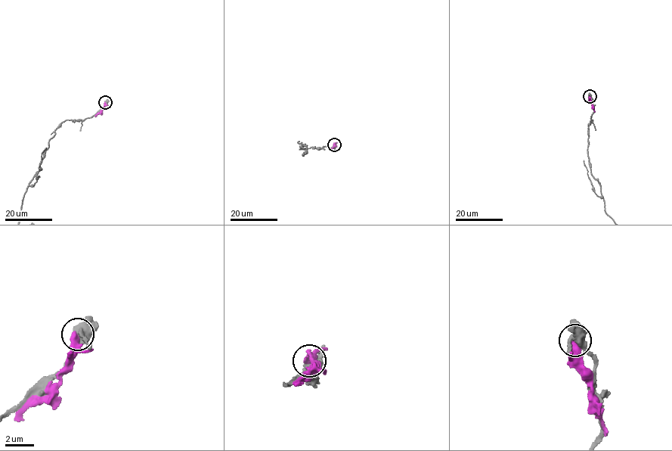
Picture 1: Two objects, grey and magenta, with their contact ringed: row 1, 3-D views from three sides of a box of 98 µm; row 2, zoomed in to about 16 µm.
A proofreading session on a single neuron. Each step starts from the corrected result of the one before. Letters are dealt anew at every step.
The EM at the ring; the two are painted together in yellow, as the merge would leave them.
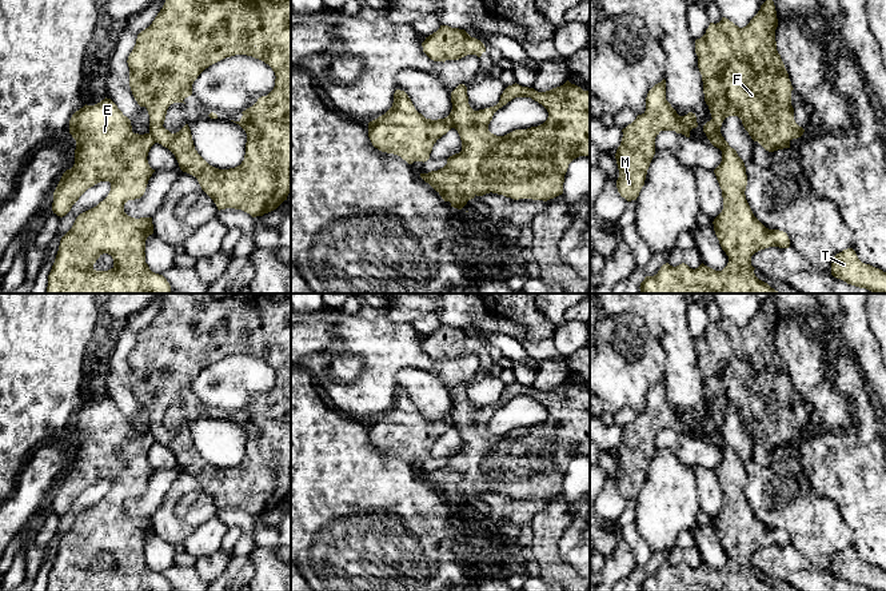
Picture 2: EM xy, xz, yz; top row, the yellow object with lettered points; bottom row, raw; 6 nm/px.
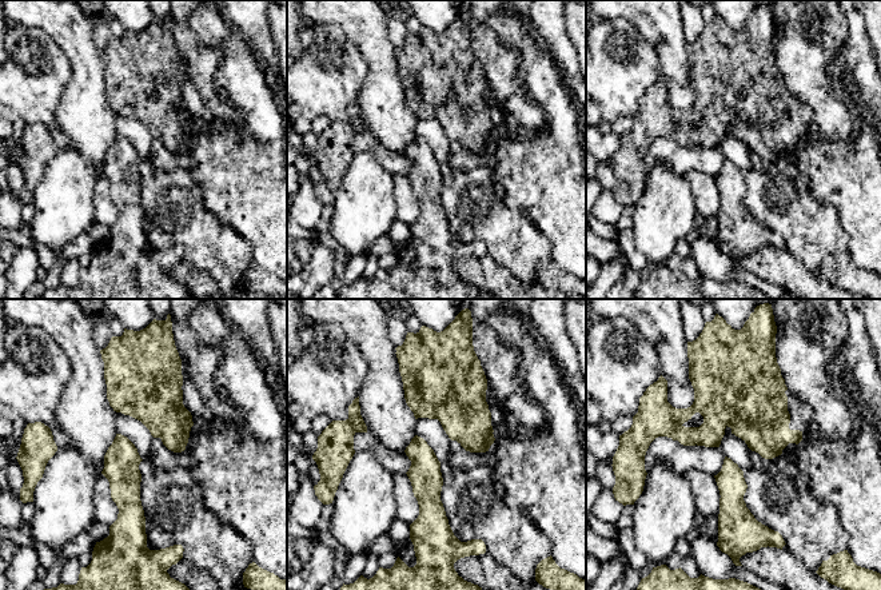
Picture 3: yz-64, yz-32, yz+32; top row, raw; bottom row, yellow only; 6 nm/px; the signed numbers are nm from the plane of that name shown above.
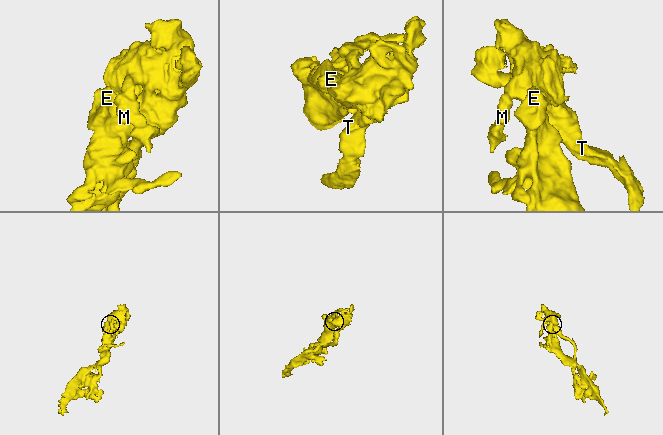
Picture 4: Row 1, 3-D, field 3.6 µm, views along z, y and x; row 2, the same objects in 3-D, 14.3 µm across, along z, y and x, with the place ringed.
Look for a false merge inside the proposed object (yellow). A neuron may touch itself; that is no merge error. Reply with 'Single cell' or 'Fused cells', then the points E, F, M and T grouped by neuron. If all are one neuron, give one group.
Fused cells. Groups: E / F M T

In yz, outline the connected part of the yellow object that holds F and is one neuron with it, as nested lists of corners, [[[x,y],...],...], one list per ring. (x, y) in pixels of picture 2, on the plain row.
[[[769,298],[746,326],[739,327],[722,316],[717,323],[710,322],[706,332],[695,339],[705,400],[713,416],[703,424],[709,439],[721,432],[722,422],[729,415],[738,415],[751,438],[769,451],[790,447],[790,440],[803,434],[805,428],[794,419],[794,387],[777,350],[777,326],[775,304],[773,298]]]

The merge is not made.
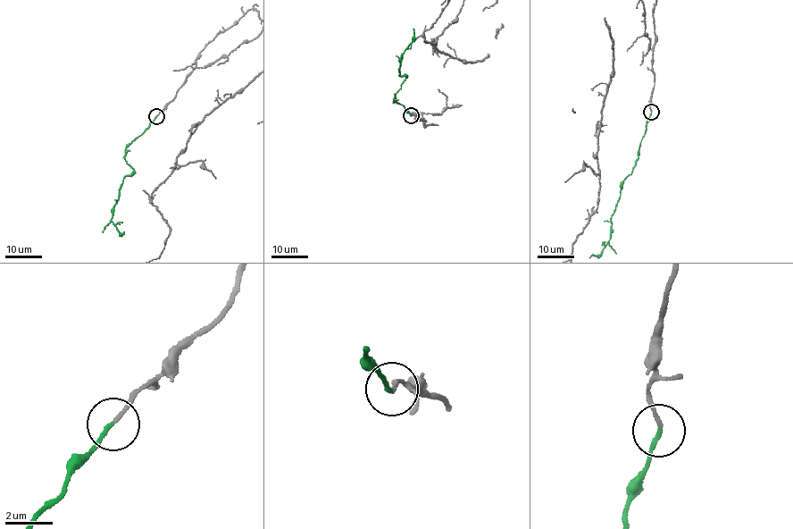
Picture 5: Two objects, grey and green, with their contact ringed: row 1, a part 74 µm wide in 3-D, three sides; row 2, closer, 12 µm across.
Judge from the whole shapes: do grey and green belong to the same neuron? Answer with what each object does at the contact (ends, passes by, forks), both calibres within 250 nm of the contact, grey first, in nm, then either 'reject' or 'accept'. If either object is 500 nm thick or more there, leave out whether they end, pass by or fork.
grey ends there; green ends there; 150 nm thick on the grey side, 180 nm on the other; accept

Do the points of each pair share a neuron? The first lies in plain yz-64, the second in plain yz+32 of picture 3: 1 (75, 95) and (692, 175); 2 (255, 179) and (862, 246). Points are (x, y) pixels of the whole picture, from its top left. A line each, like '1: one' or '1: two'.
1: two
2: one

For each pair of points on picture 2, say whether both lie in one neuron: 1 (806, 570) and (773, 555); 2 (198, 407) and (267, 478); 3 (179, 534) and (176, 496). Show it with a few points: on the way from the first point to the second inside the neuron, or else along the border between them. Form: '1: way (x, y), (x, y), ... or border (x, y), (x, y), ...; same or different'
1: way (798, 570), (781, 562); same
2: way (223, 414), (239, 416), (267, 444), (267, 452); same
3: way (170, 524), (170, 506); same

